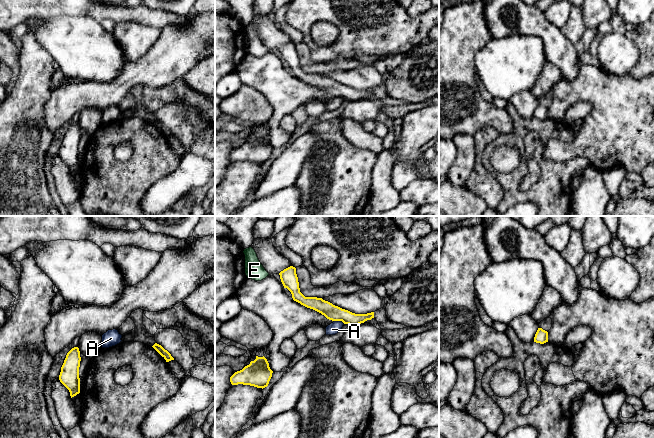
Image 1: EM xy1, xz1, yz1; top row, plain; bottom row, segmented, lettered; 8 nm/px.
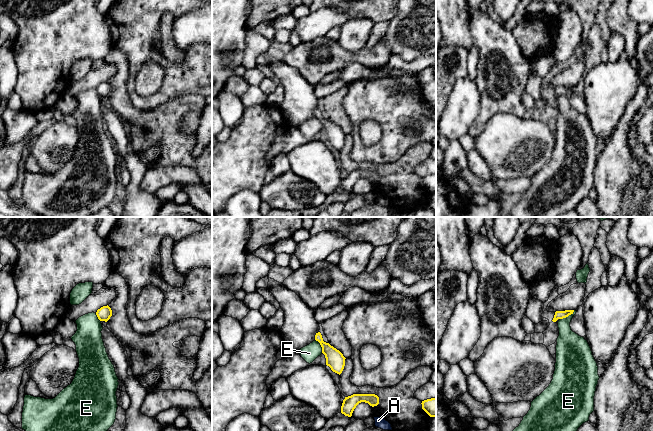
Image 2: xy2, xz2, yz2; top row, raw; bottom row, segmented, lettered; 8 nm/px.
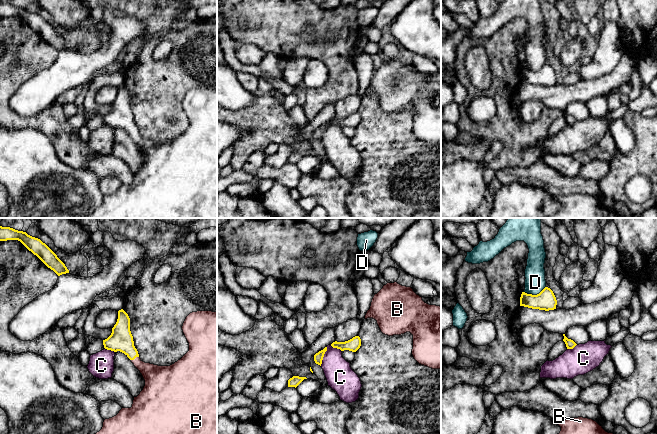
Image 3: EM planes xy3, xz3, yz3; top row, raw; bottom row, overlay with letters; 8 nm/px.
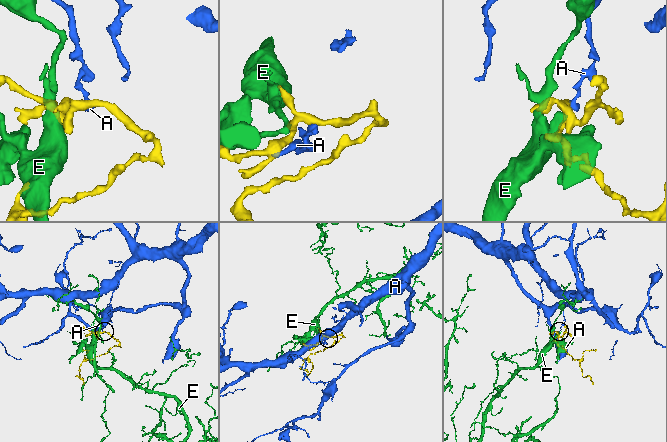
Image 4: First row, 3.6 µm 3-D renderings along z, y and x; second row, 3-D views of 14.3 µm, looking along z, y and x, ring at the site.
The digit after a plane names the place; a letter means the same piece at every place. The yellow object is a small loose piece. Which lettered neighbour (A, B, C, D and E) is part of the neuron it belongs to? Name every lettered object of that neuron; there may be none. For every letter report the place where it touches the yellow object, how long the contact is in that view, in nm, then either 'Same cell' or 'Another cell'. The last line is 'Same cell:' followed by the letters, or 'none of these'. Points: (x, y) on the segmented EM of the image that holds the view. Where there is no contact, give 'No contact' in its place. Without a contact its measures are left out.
A: Touches yellow at xz1 (339, 320). Shared border 90 nm. Another cell
B: Touches yellow at xy3 (134, 358). Shared border 70 nm. Same cell
C: Touches yellow at xz3 (323, 356). Shared border 160 nm. Another cell
D: Touches yellow at yz3 (534, 295). Shared border 190 nm. Another cell
E: Touches yellow at yz2 (567, 316). Shared border 140 nm. Another cell
Same cell: B

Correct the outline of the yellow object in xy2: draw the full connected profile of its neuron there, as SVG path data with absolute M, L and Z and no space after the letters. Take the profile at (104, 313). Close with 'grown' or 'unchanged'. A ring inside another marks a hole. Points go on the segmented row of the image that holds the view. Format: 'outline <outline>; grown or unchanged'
outline M108 305L103 306L97 310L96 315L100 321L107 322L112 316L112 310Z; unchanged

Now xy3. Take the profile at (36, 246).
outline M0 226L0 241L18 240L58 276L69 273L65 264L40 239L10 227Z; unchanged

